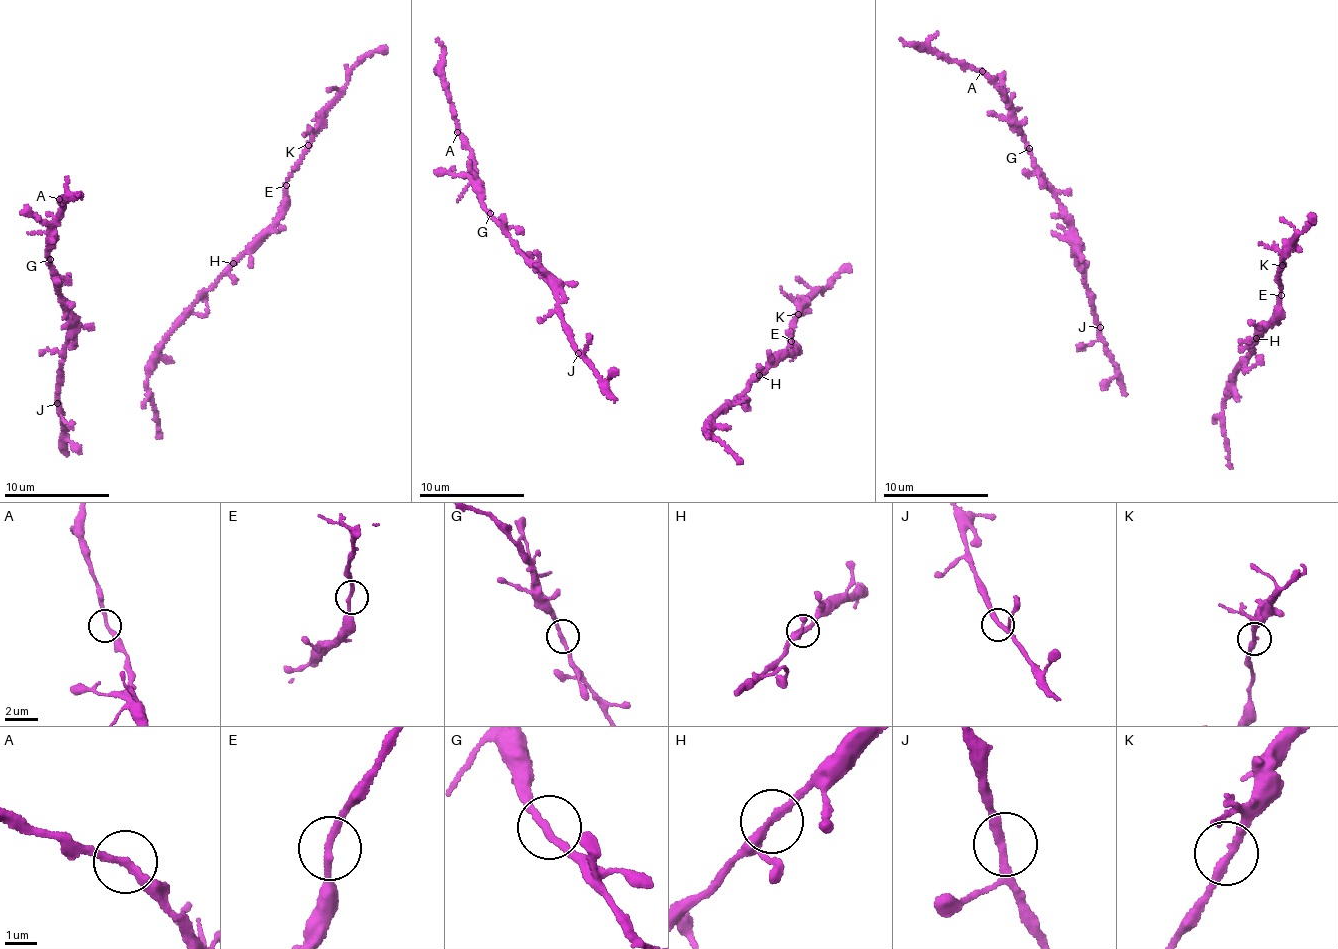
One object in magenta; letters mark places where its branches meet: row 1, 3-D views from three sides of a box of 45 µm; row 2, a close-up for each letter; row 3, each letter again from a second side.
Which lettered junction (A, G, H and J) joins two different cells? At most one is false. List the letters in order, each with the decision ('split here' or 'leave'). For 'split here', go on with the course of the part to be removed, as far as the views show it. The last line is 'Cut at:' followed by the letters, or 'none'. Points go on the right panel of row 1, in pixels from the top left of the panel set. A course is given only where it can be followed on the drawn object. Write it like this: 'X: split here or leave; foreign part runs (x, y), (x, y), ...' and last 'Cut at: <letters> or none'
A: leave
G: leave
H: leave
J: leave
Cut at: none

